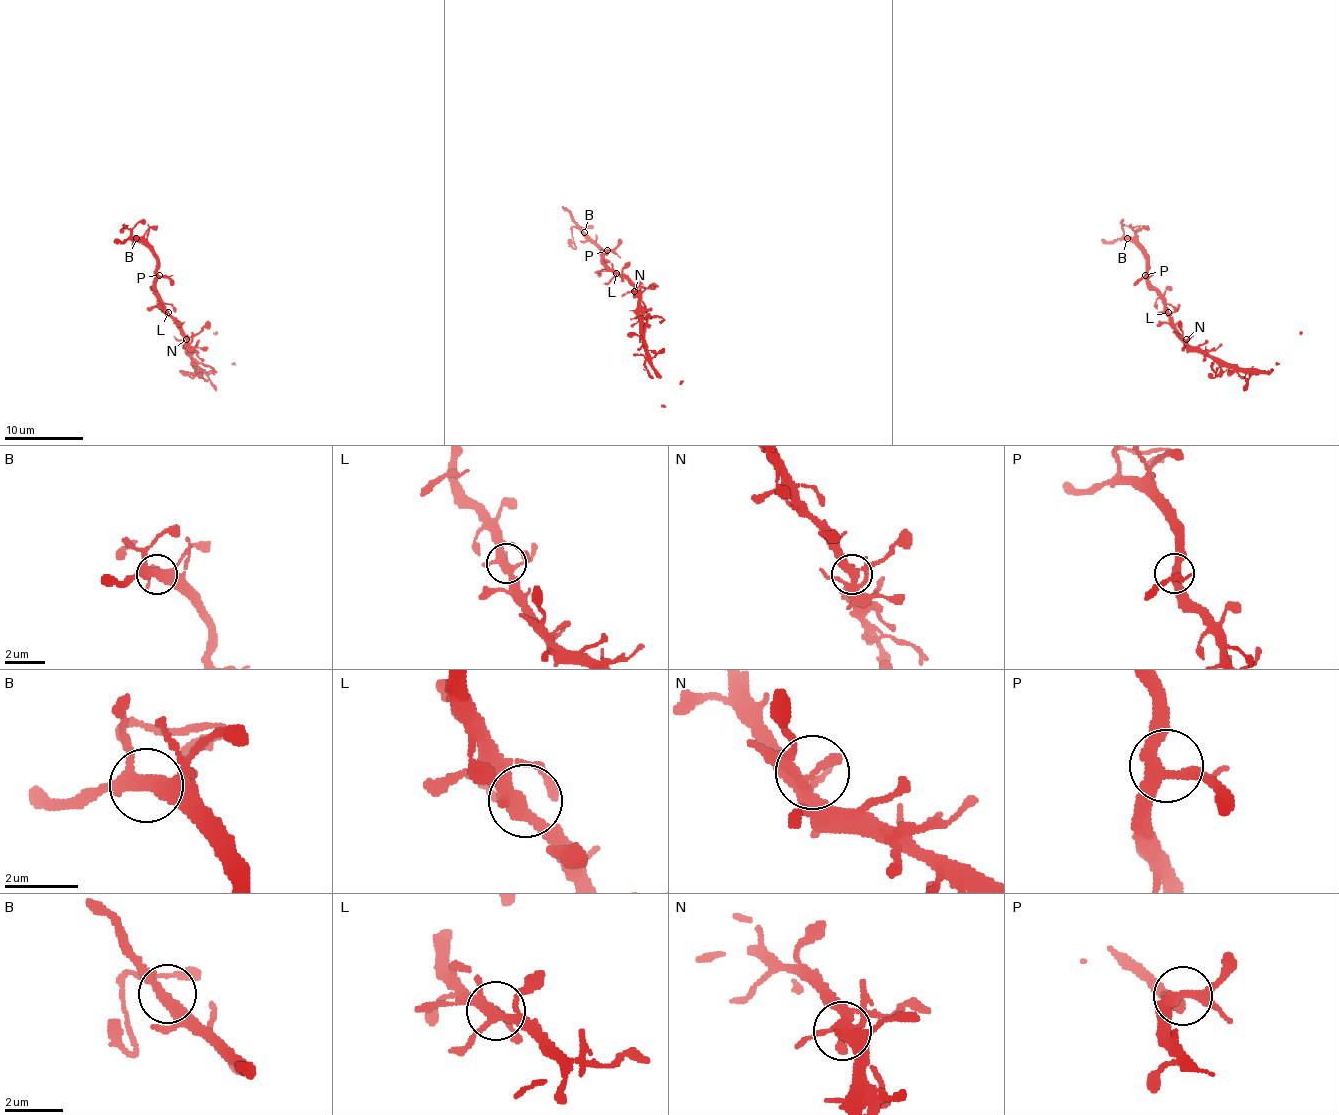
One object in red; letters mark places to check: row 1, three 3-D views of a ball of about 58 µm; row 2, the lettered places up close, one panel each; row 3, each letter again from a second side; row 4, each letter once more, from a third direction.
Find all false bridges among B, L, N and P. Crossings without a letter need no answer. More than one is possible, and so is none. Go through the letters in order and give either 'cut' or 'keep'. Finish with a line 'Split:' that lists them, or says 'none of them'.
B: keep
L: keep
N: keep
P: keep
Split: none of them

